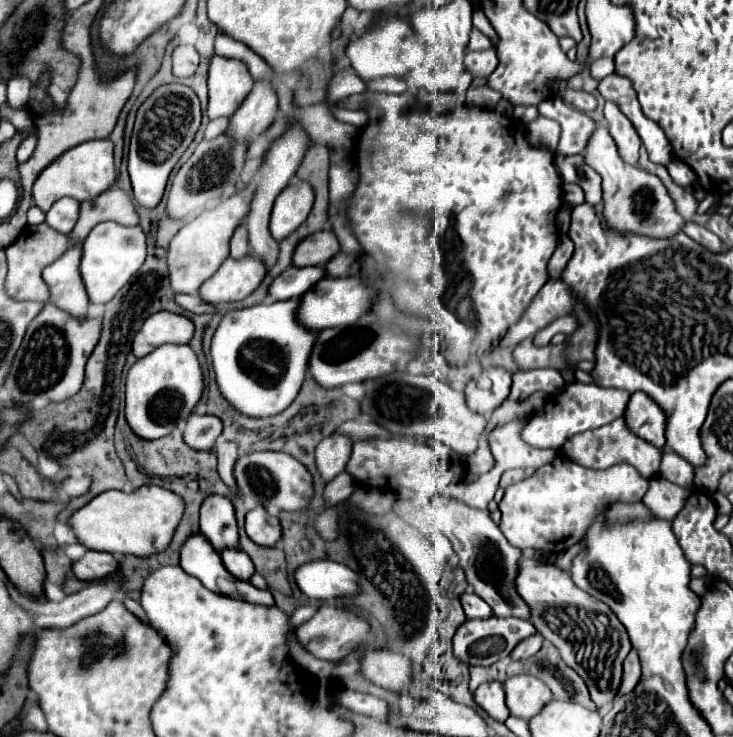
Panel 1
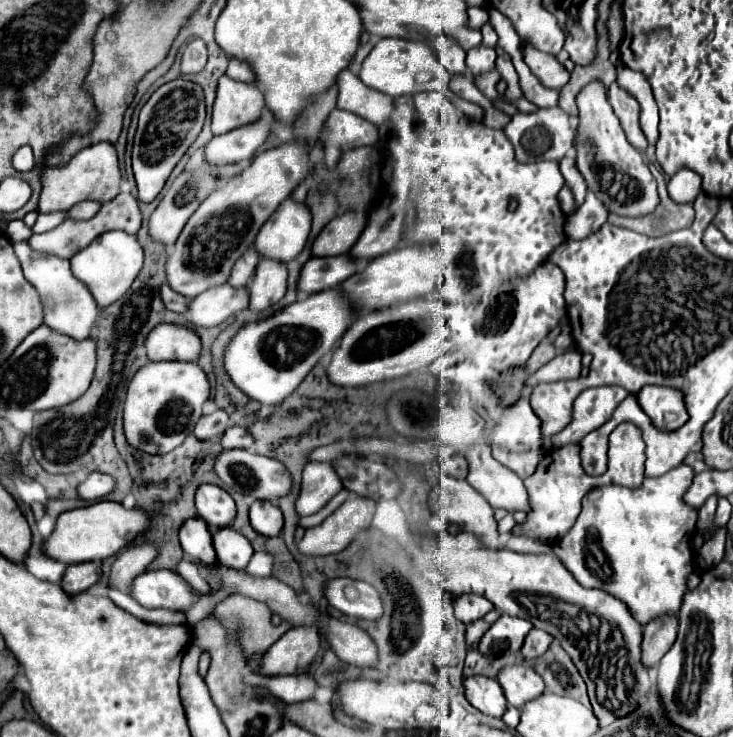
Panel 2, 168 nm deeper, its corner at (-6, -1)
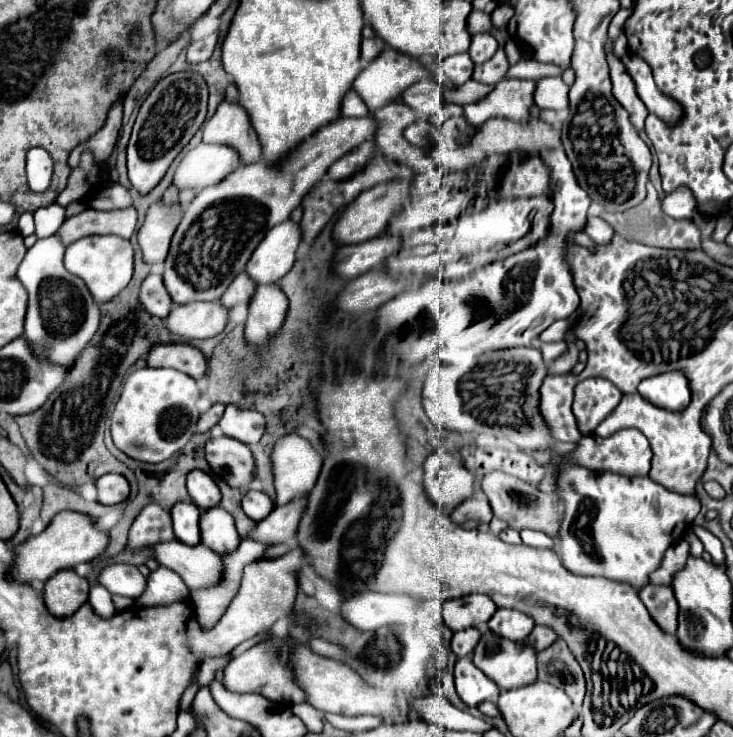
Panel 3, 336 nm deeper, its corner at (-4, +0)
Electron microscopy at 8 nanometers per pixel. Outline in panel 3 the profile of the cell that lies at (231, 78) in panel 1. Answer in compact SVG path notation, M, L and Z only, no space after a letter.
M223 99L215 115L203 127L205 143L225 143L239 151L243 163L261 161L263 151L257 133L253 131L249 113L239 105Z

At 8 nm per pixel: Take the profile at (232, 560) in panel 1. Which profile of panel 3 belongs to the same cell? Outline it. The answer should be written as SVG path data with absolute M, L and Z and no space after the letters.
M221 507L203 513L199 519L199 527L201 527L201 543L219 555L233 553L241 543L233 517Z

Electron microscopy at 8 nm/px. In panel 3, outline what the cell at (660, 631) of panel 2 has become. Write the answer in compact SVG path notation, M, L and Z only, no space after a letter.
M649 583L649 585L645 585L645 589L639 591L639 597L645 603L651 619L661 627L661 631L675 635L675 631L677 631L677 601L673 597L673 589Z

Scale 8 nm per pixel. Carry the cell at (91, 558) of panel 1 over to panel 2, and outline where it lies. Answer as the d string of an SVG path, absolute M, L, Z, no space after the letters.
M93 562L71 564L61 578L61 588L65 594L79 594L89 590L93 584L97 584L99 576L101 576L101 568Z

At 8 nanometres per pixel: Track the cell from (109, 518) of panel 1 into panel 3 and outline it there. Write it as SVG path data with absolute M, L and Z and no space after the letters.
M61 511L53 517L53 521L47 525L47 529L31 539L27 539L23 545L15 549L15 567L13 567L13 577L25 583L33 581L47 581L51 575L55 575L61 569L77 567L79 563L89 563L95 557L99 557L111 537L107 531L99 531L95 525L95 519L85 513L77 511Z

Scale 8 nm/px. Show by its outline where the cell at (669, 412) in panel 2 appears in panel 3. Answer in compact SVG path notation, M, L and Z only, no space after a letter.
M665 373L653 379L645 379L639 385L639 393L655 407L667 411L683 411L691 401L687 379L681 373Z

